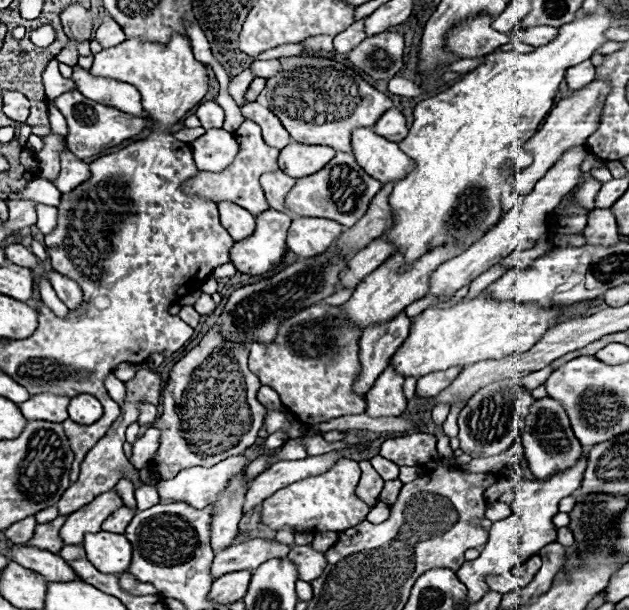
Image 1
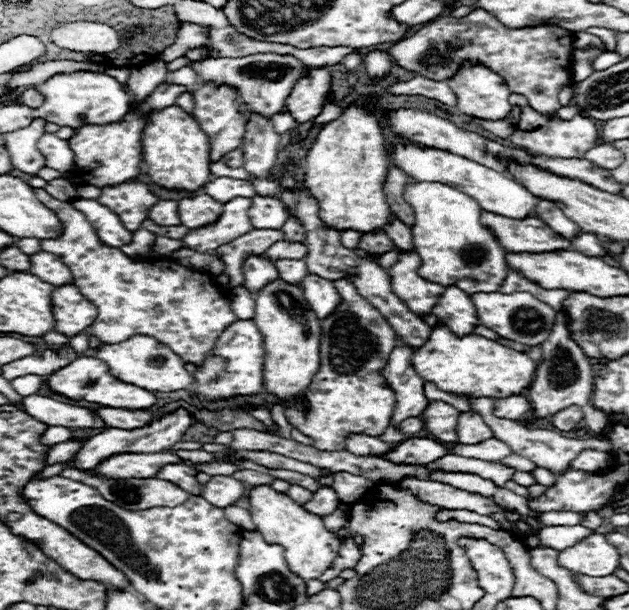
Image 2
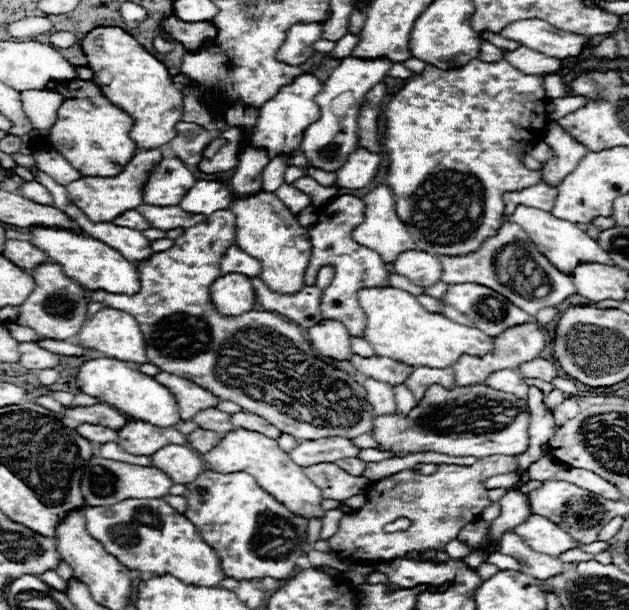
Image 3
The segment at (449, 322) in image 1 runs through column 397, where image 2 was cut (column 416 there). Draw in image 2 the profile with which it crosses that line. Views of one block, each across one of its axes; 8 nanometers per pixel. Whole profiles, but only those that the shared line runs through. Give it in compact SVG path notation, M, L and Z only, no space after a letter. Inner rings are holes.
M438 324L432 330L430 340L412 354L412 366L426 382L436 384L436 388L474 398L518 396L534 382L536 372L536 362L530 360L526 354L478 334L458 338L444 324Z

